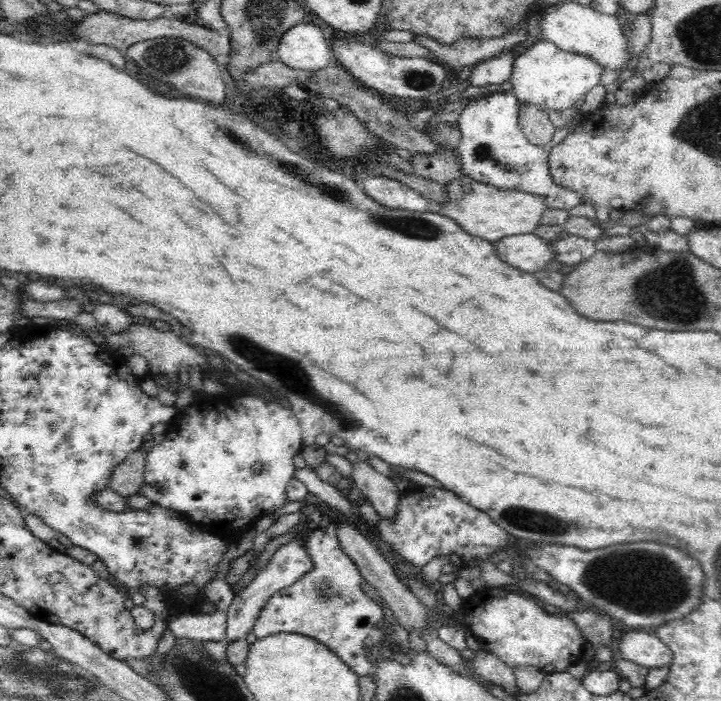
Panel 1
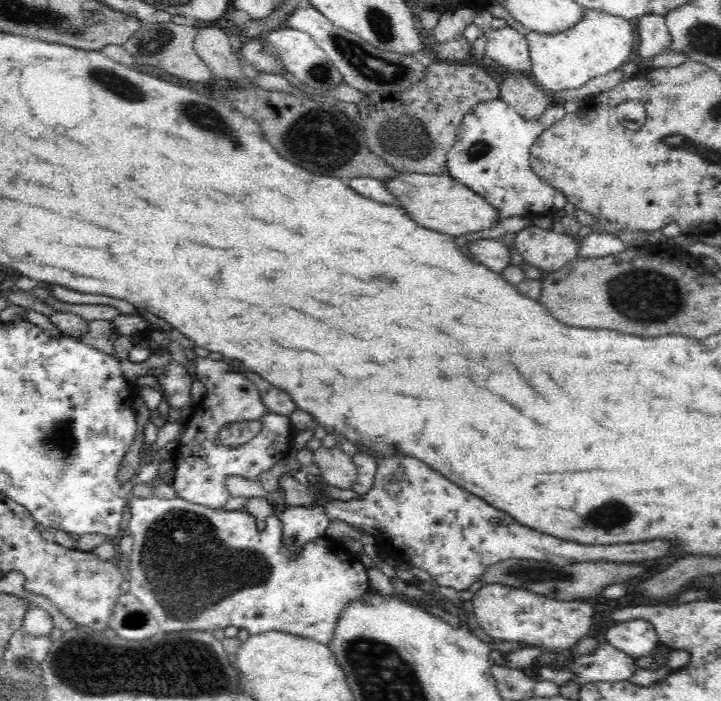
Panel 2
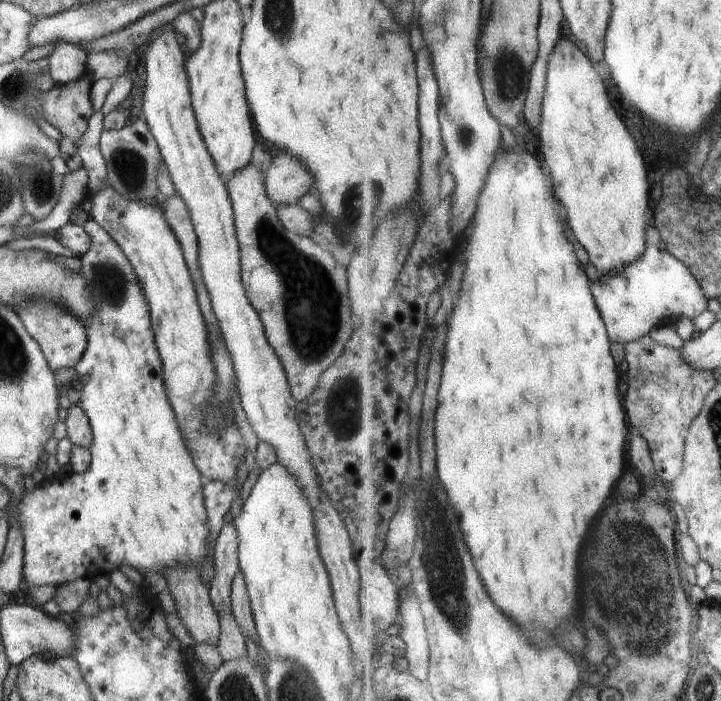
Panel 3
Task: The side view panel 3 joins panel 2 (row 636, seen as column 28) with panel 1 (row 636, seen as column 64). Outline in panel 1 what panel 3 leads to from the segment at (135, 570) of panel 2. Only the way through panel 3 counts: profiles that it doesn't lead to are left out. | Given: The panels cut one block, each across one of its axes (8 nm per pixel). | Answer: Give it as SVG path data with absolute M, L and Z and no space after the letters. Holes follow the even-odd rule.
M336 522L327 529L314 529L308 536L312 570L292 586L276 592L262 608L252 632L258 639L278 633L300 633L326 645L358 676L371 678L377 668L365 650L364 640L370 630L381 626L382 606L362 591L361 572L344 552L336 535Z

